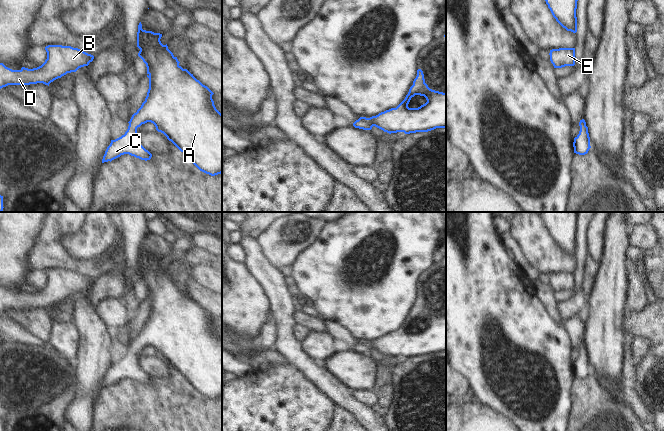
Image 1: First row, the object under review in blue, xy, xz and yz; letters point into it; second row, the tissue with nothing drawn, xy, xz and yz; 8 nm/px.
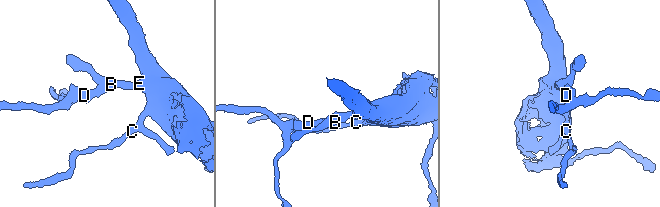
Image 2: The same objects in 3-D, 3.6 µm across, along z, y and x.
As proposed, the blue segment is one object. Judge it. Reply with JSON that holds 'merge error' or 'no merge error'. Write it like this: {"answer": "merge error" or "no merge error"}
{"answer": "no merge error"}

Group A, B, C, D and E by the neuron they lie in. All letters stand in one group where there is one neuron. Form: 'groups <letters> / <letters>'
groups A B C D E

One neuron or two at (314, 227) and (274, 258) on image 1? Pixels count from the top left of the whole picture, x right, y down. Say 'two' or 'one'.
one

